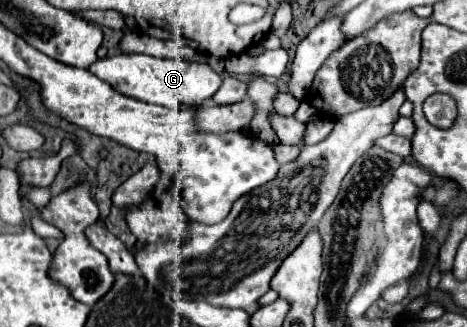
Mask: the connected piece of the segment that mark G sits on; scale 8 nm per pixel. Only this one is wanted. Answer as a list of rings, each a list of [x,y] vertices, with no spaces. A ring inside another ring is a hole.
[[[122,53],[98,59],[88,69],[106,83],[112,83],[112,87],[122,95],[164,107],[176,107],[184,103],[202,105],[222,85],[222,77],[208,63],[192,63],[186,59],[158,59],[142,53]]]

